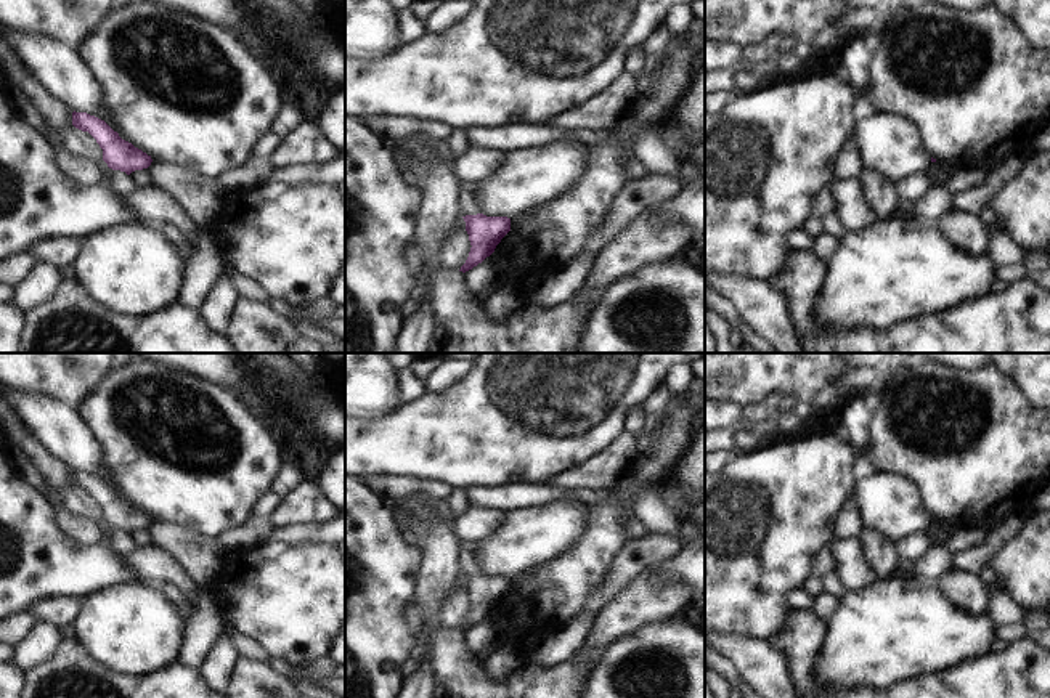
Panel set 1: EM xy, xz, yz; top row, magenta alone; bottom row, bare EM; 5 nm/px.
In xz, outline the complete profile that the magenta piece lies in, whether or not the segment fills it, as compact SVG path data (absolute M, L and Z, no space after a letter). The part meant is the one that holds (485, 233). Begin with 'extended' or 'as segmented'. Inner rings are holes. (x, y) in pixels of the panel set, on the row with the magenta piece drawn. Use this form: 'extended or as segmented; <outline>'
as segmented; M483 213L466 215L466 231L470 241L470 252L459 271L466 273L490 257L501 239L511 231L511 218L486 217Z

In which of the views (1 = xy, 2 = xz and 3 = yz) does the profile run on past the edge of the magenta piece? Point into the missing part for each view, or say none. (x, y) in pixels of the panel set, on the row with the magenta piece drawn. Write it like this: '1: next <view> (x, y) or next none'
1: next none
2: next none
3: next none

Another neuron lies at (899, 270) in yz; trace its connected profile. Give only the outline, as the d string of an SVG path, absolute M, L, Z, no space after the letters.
M914 217L886 218L856 234L846 233L828 262L828 274L820 294L817 313L833 326L870 326L888 331L904 321L930 315L944 315L952 308L986 297L1000 281L1002 266L991 254L971 254L949 241L936 225L928 225Z

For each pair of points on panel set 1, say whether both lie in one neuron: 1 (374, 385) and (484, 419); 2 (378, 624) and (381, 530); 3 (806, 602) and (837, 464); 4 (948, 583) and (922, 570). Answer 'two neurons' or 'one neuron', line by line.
1: two neurons
2: one neuron
3: two neurons
4: two neurons

